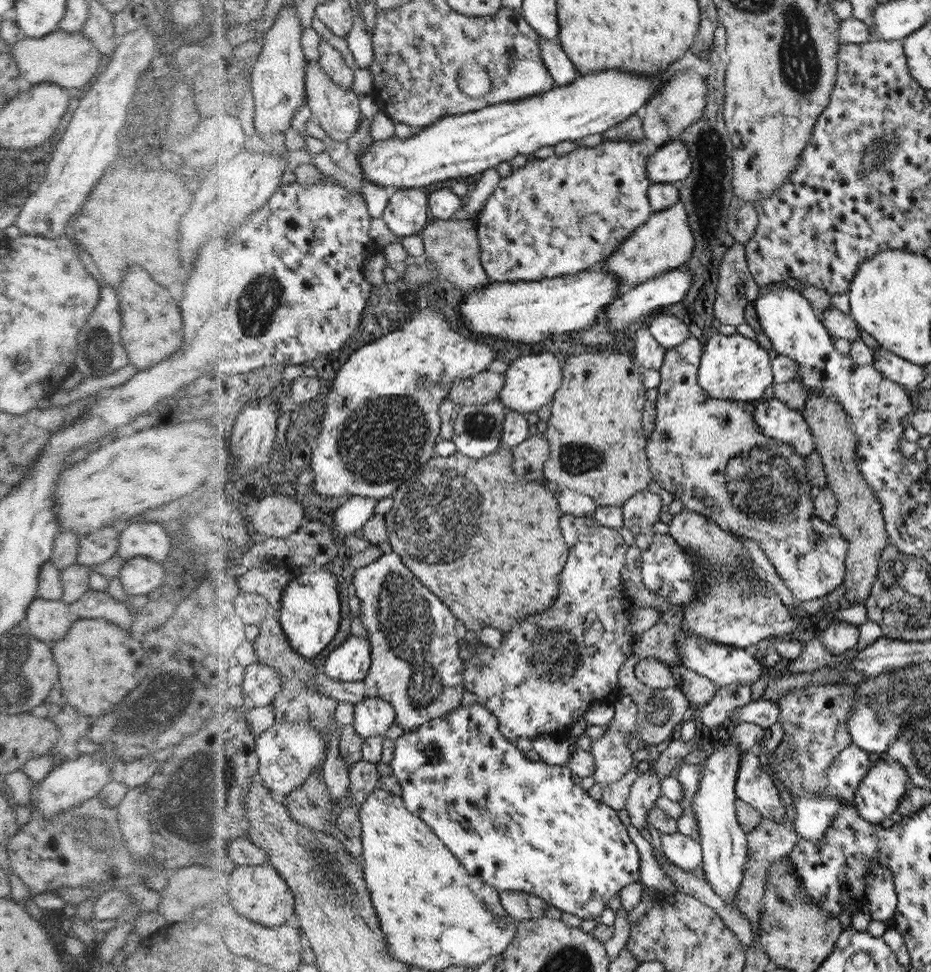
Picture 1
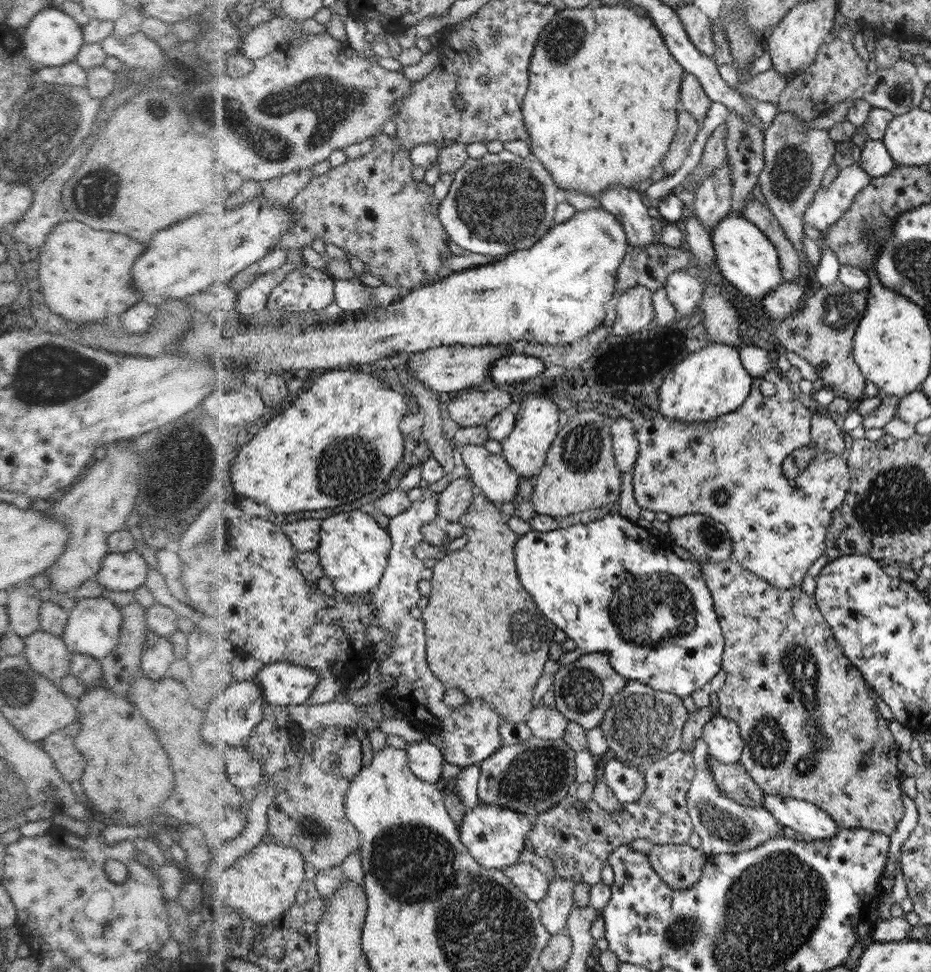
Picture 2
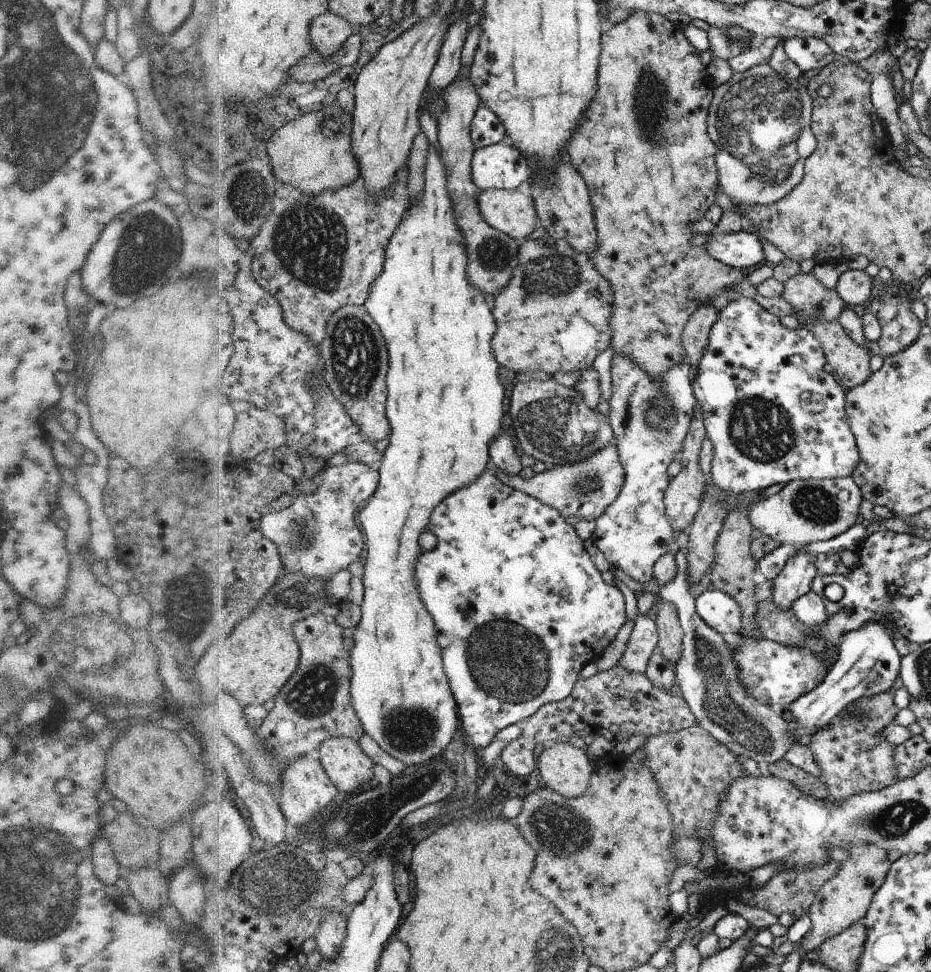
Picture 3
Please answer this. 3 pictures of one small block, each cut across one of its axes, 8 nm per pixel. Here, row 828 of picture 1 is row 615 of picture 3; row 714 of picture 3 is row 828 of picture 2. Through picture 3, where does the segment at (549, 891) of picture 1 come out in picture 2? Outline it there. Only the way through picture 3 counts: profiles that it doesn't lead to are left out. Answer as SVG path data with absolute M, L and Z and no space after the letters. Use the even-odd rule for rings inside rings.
M478 802L476 807L465 812L461 824L462 842L470 846L469 853L474 854L473 857L478 858L478 862L482 862L483 867L503 870L510 865L518 864L518 855L529 842L533 821L526 819L526 814L522 812Z

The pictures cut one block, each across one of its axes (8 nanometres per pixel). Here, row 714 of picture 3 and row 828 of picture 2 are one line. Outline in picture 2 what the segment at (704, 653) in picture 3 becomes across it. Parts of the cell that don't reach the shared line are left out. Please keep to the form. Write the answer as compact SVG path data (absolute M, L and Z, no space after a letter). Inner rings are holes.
M698 738L692 752L694 761L694 779L689 786L686 798L688 814L695 832L701 838L701 849L706 854L715 855L724 852L734 854L760 846L765 840L770 840L778 834L778 824L773 821L772 814L764 807L756 809L738 805L731 798L726 798L717 788L708 767L708 748L703 738Z

